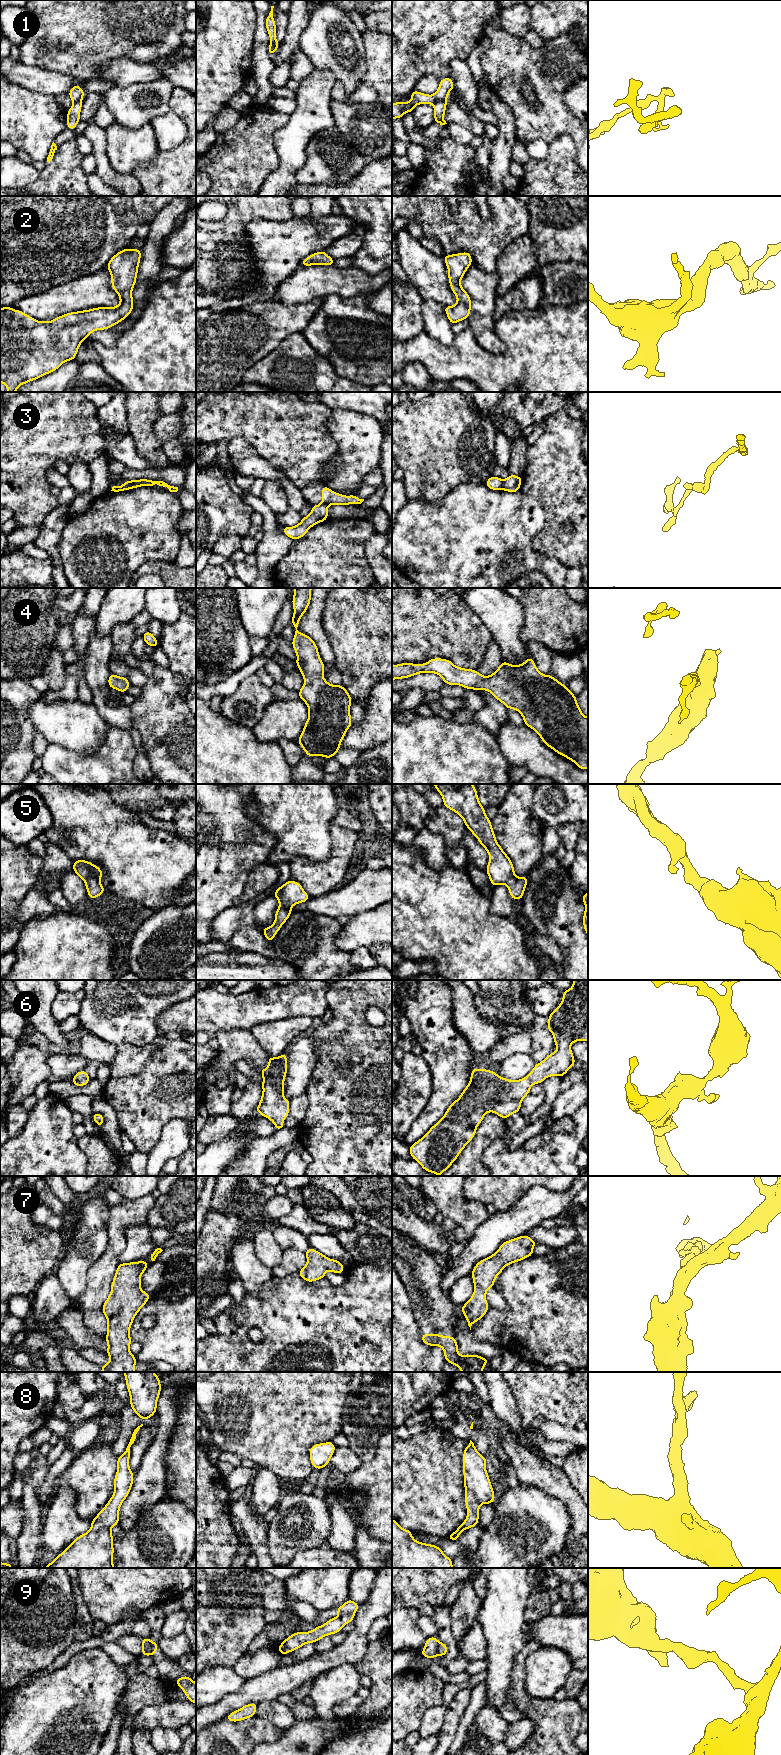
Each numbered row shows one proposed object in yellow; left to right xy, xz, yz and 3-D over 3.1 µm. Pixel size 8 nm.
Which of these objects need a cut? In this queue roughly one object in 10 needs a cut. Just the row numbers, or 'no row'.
1, 3, 9

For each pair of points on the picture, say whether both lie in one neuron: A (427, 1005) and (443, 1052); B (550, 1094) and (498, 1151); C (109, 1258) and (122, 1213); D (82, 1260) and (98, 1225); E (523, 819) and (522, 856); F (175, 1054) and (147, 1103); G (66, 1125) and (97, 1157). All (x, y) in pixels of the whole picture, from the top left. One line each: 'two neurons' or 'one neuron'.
A: one neuron
B: two neurons
C: one neuron
D: one neuron
E: one neuron
F: one neuron
G: two neurons

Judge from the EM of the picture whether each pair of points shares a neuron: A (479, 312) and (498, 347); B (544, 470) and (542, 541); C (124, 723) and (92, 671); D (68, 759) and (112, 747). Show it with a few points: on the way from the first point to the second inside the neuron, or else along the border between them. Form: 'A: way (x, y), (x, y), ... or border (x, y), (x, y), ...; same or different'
A: way (481, 321), (484, 333), (489, 338); same
B: way (552, 488), (552, 523); same
C: way (110, 712), (101, 703), (101, 693), (97, 685); same
D: way (79, 760), (99, 760), (101, 758); same

